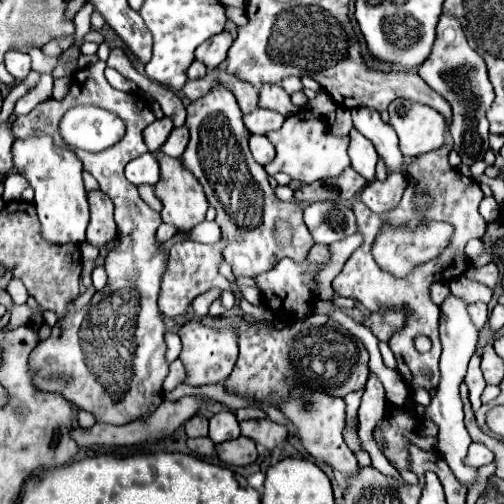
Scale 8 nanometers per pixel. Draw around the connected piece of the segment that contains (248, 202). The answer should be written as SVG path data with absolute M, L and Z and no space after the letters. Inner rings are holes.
M216 85L212 93L188 105L186 125L190 129L190 143L182 155L182 165L200 181L210 207L216 209L216 223L226 241L222 255L230 263L232 273L236 277L256 277L258 273L272 269L274 261L280 257L302 261L314 245L302 221L302 207L298 203L276 199L266 179L268 173L250 155L250 133L242 123L242 111L234 95ZM276 221L286 221L292 227L292 243L288 247L276 243Z

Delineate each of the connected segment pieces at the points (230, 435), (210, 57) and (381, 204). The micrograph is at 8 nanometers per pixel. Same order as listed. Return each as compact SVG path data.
M220 411L210 419L210 439L218 445L240 437L240 425L232 411Z
M222 31L216 37L210 37L208 41L204 41L196 49L196 59L202 61L208 69L214 69L214 67L218 67L224 61L224 57L226 57L232 41L234 41L232 35L228 31Z
M388 173L388 177L384 181L368 183L364 187L360 199L374 213L386 213L400 203L406 185L408 185L408 181L402 173Z

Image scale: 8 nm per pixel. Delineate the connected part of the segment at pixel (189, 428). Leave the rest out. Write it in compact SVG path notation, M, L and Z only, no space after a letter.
M202 415L192 417L184 427L186 427L186 435L188 435L188 437L202 437L202 435L208 435L208 419L202 417Z

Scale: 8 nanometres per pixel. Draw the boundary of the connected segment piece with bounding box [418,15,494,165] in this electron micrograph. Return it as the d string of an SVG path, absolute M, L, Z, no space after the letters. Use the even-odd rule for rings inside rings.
M440 17L440 23L436 27L436 41L428 59L418 67L418 75L452 105L450 135L454 141L454 149L462 157L462 163L472 165L476 161L482 161L484 153L490 149L486 109L494 101L494 91L486 73L484 59L468 45L456 17Z

